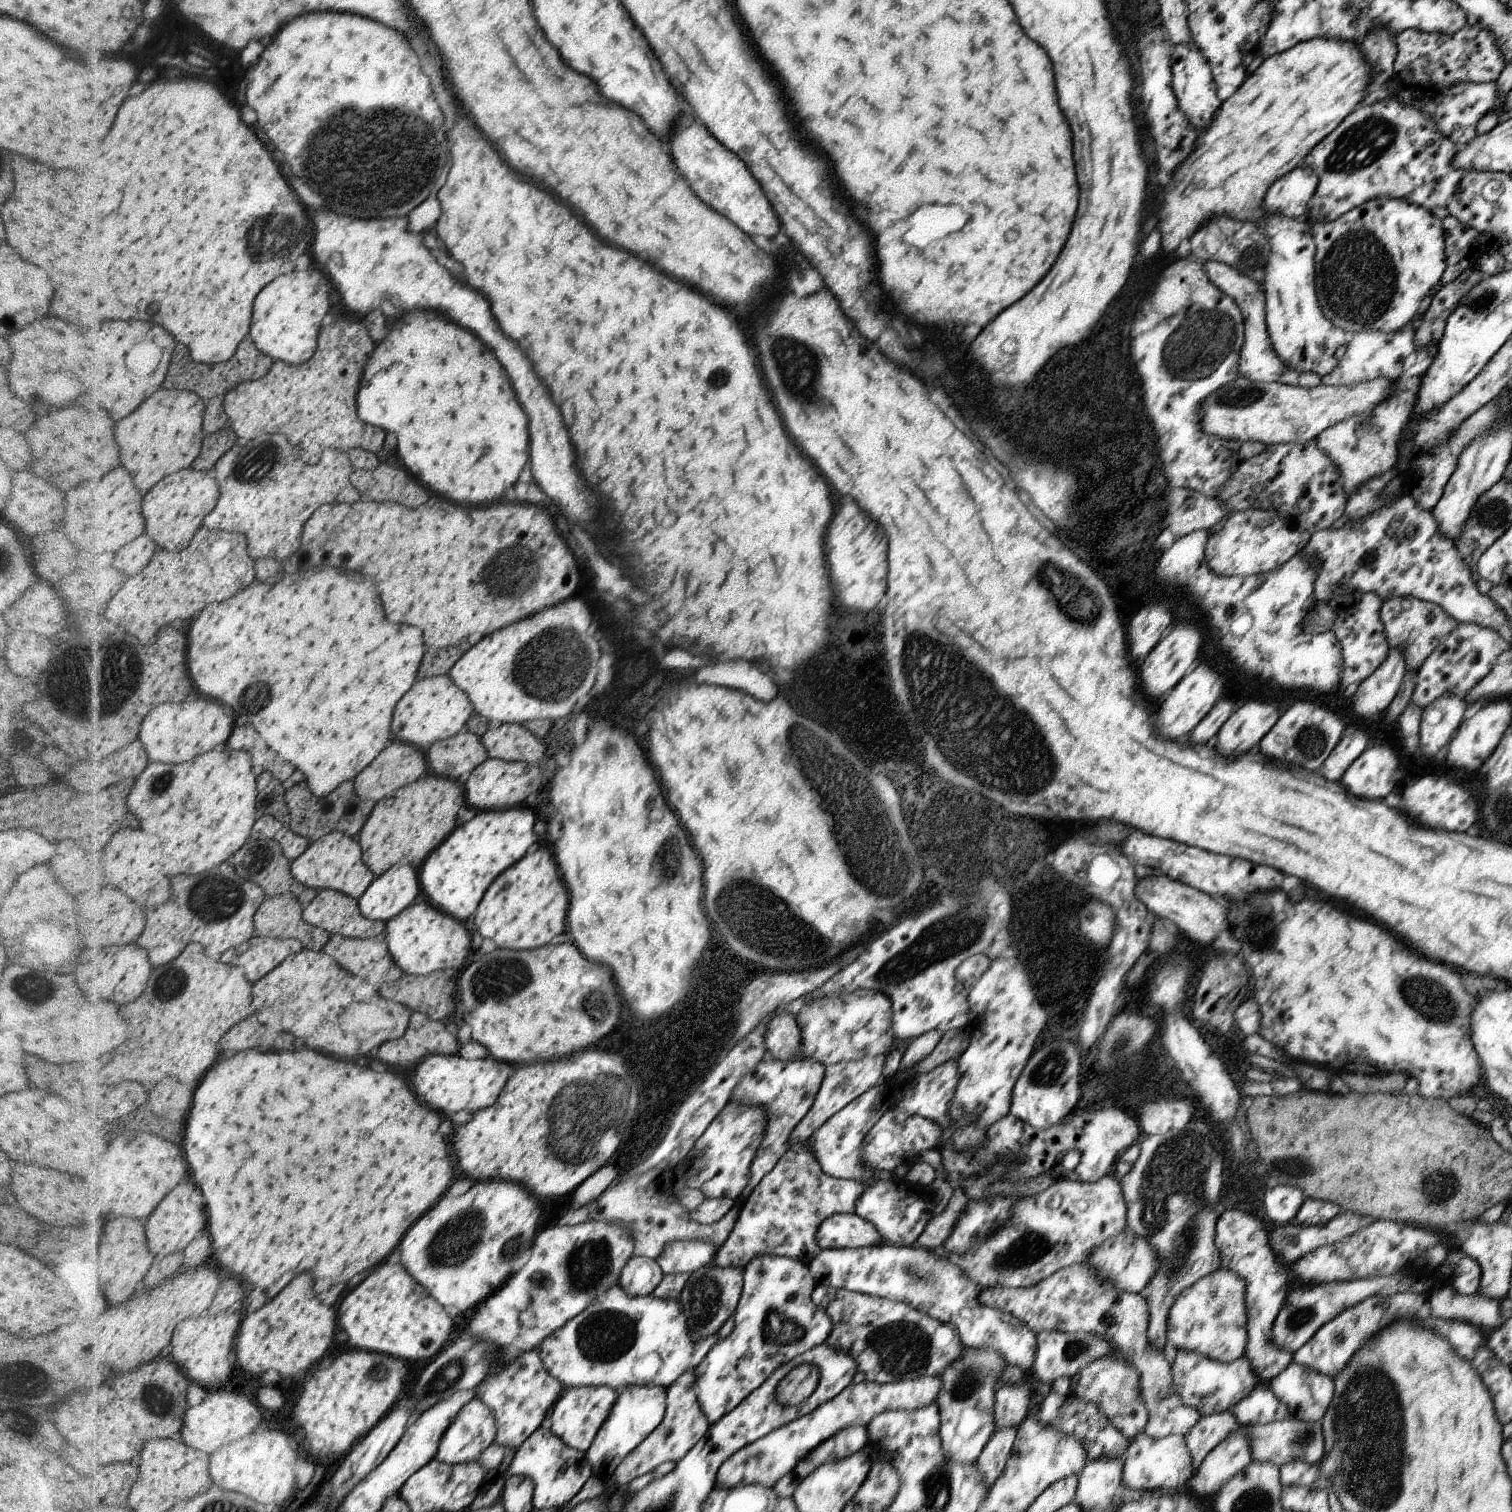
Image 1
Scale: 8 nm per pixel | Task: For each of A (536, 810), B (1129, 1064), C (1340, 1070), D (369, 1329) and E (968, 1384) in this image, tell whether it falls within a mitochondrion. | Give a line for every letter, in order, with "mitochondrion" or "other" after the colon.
A: other
B: mitochondrion
C: other
D: other
E: mitochondrion

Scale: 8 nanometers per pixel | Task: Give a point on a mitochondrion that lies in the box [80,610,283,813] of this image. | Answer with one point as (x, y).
(121, 679)

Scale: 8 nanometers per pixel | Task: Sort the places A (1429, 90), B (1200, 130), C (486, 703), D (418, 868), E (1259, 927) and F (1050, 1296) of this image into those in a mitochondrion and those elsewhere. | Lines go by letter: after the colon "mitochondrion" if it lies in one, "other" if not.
A: other
B: other
C: other
D: other
E: mitochondrion
F: other

